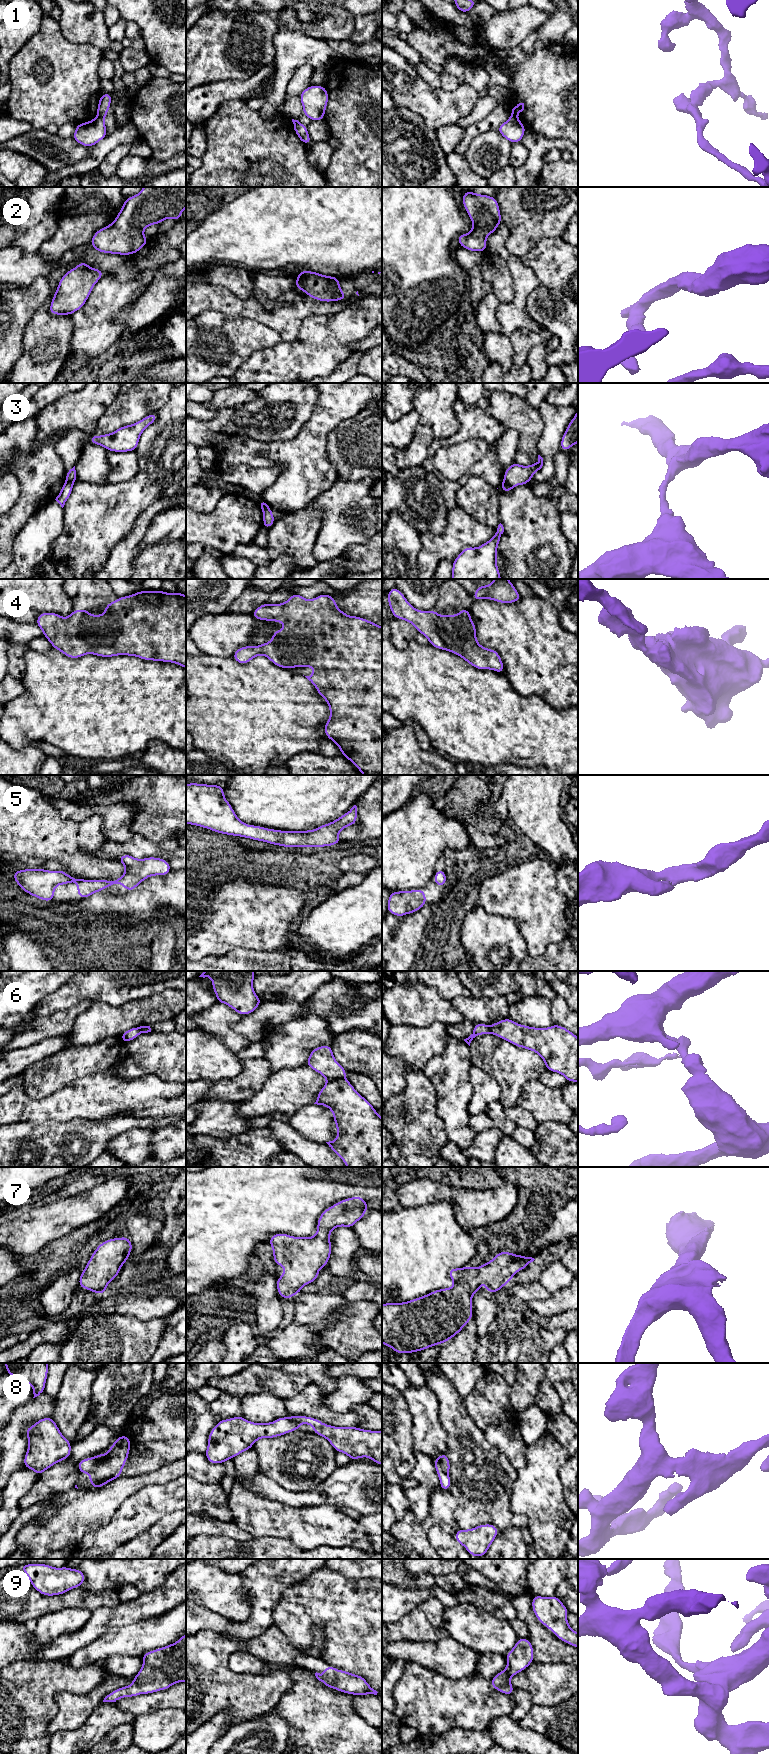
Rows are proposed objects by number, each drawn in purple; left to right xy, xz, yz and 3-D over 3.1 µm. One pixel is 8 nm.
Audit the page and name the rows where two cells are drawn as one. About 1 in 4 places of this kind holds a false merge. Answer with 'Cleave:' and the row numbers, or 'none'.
Cleave: 1, 3, 6

